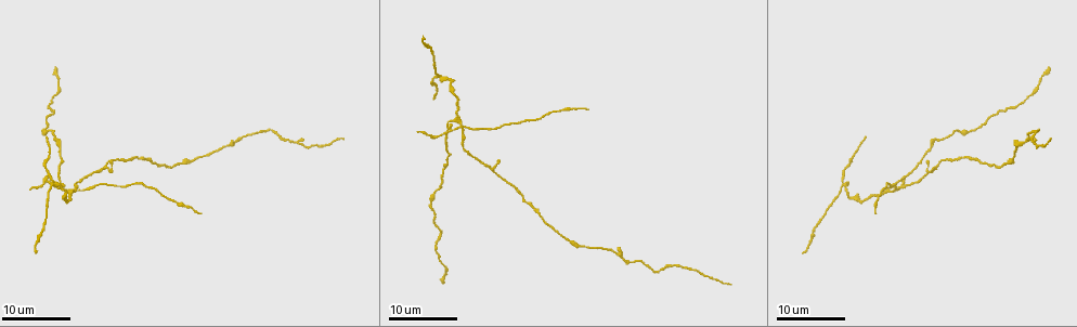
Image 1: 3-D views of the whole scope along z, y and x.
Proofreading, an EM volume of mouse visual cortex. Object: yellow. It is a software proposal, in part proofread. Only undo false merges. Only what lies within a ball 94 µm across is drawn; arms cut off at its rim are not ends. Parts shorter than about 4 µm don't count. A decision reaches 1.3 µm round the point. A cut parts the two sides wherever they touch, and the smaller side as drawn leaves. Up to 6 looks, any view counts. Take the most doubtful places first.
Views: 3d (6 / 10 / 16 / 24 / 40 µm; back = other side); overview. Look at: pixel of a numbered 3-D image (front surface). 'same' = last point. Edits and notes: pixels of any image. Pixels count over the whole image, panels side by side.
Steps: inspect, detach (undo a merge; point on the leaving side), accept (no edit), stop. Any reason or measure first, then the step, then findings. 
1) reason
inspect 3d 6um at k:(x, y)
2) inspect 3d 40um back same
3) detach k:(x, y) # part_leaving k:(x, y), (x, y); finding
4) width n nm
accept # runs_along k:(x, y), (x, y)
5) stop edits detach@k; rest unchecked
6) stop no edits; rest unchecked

inspect 3d 16um at 1:(464, 127)

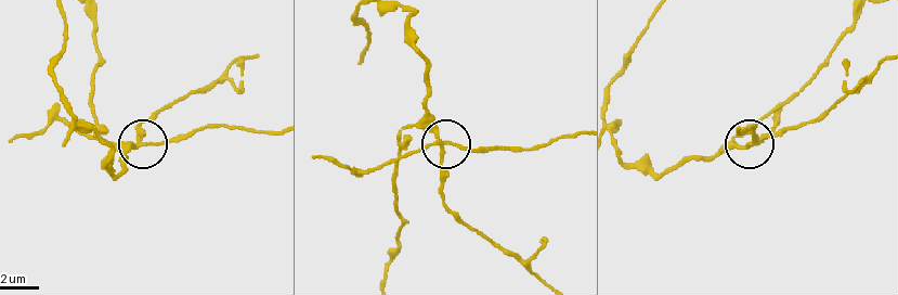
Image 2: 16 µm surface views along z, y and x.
zoom in
inspect 3d 10um at 2:(747, 145)

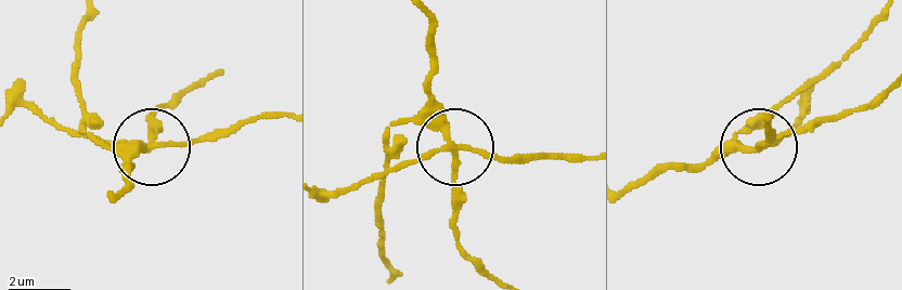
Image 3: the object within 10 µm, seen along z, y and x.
arms 4
detach 3:(192, 141) # part_leaving 3:(154, 147), (283, 119); two cells meet here

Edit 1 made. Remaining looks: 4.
three-way junction
inspect 3d 24um at 1:(53, 182)

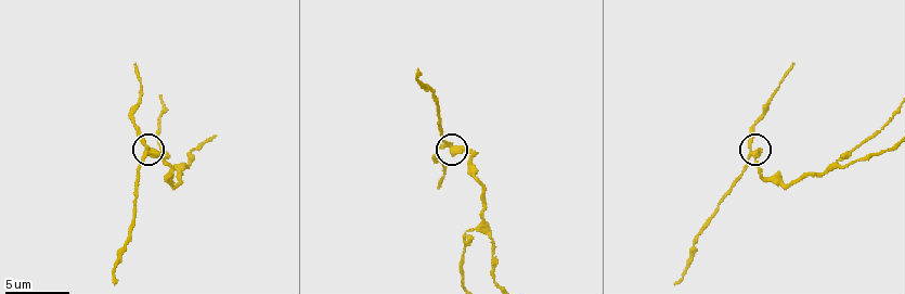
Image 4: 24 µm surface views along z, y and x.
inspect 3d 10um at 4:(452, 147)

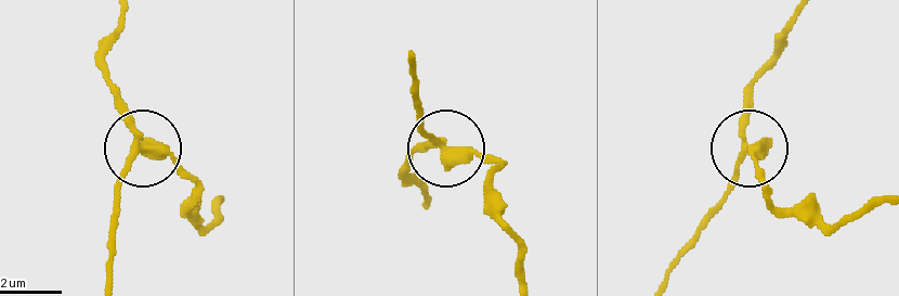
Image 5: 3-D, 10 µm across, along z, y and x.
inspect 3d 6um at 5:(442, 145)

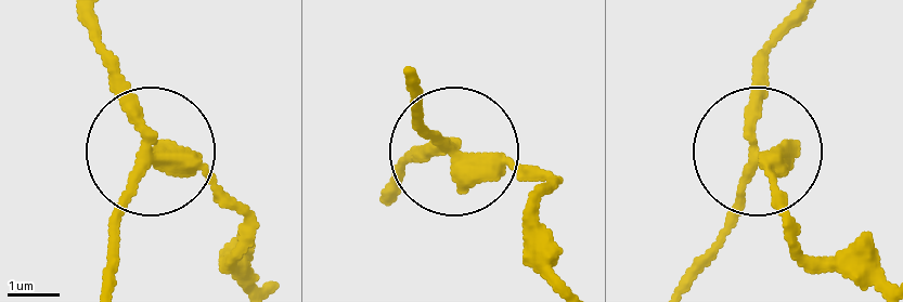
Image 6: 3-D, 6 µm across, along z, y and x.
width 280 nm
accept # one cell here

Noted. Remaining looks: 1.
stop edits detach@3; rest unchecked

